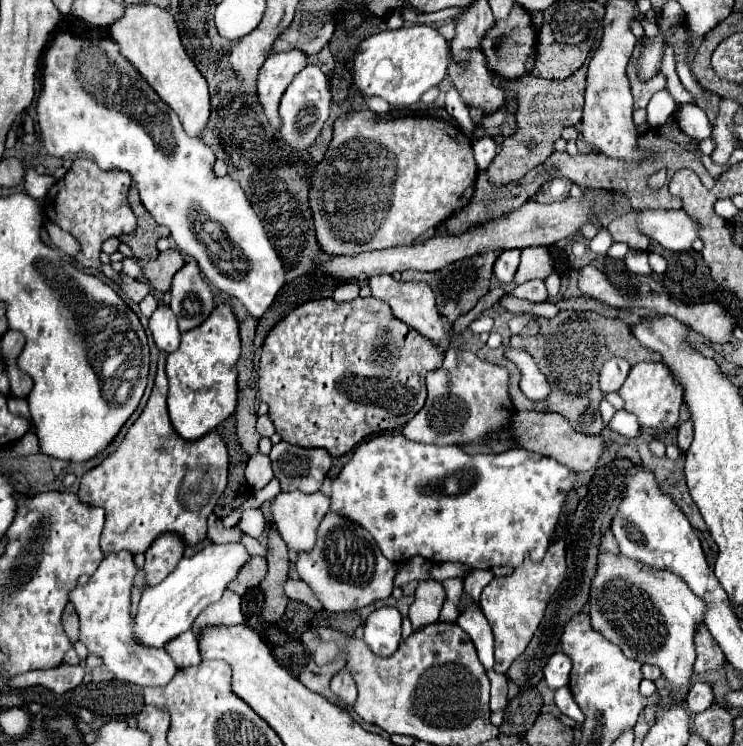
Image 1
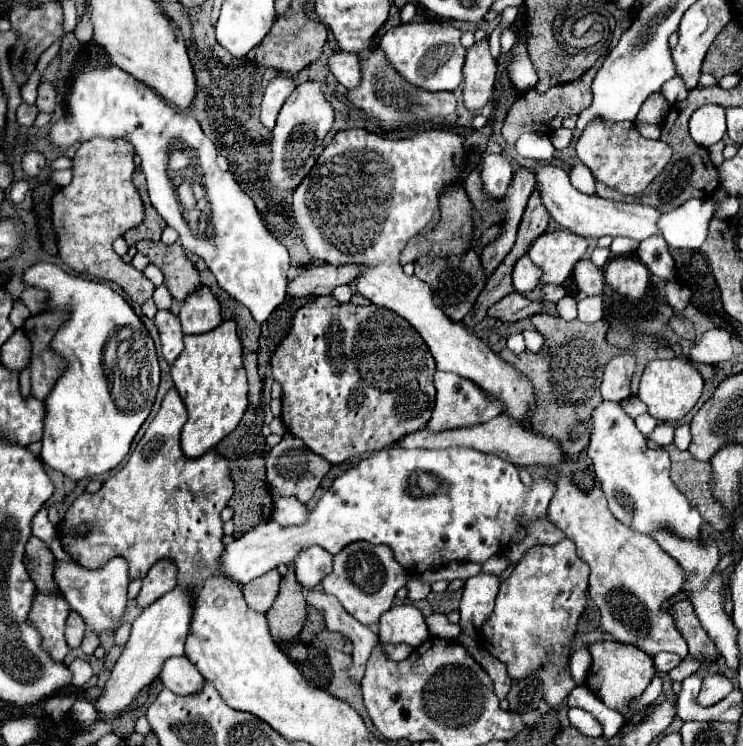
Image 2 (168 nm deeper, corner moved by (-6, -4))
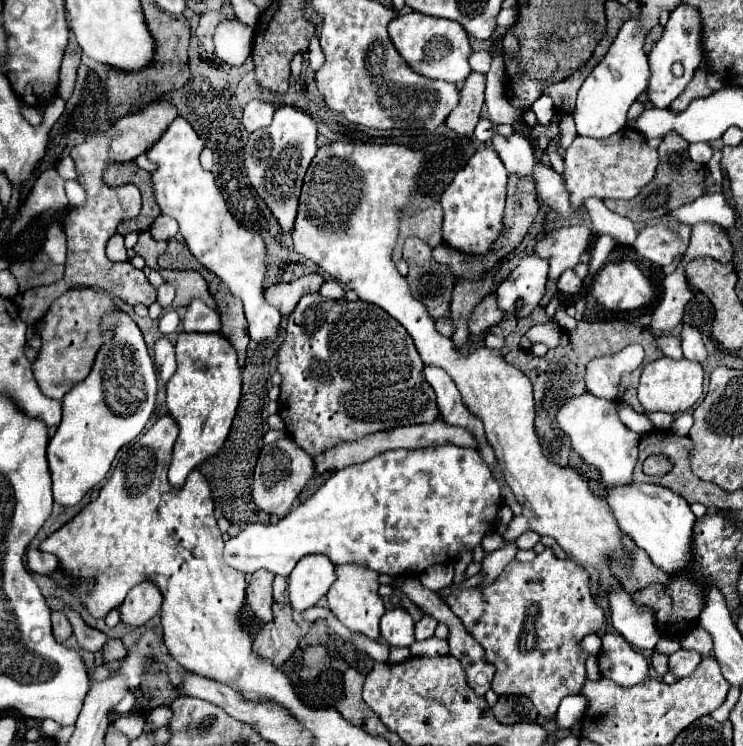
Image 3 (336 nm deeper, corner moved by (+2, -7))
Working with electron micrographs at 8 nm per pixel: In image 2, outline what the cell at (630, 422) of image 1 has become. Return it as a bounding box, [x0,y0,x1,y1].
[636,414,656,438]

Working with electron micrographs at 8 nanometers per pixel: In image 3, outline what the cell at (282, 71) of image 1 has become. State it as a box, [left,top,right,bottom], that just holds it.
[242,101,274,131]

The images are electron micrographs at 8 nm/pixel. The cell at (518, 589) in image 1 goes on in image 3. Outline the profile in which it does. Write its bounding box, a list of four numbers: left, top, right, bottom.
[442,549,604,717]

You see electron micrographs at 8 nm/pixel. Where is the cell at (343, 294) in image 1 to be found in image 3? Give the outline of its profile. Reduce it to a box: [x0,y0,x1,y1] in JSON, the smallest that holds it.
[320,281,344,299]

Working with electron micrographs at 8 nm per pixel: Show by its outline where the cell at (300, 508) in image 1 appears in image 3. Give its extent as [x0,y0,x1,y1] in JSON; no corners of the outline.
[290,555,336,611]

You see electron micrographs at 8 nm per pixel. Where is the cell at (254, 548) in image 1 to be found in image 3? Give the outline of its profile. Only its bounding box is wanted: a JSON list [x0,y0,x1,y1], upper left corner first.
[274,575,286,605]

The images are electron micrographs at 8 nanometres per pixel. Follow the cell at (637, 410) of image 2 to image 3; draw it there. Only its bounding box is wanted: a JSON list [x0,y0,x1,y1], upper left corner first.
[646,412,675,431]

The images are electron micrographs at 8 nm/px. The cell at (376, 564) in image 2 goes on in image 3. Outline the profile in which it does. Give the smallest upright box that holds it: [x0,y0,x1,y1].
[326,565,384,641]

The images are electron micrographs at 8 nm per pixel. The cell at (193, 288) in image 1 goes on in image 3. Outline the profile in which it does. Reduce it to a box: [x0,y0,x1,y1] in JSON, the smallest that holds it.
[184,299,220,333]

